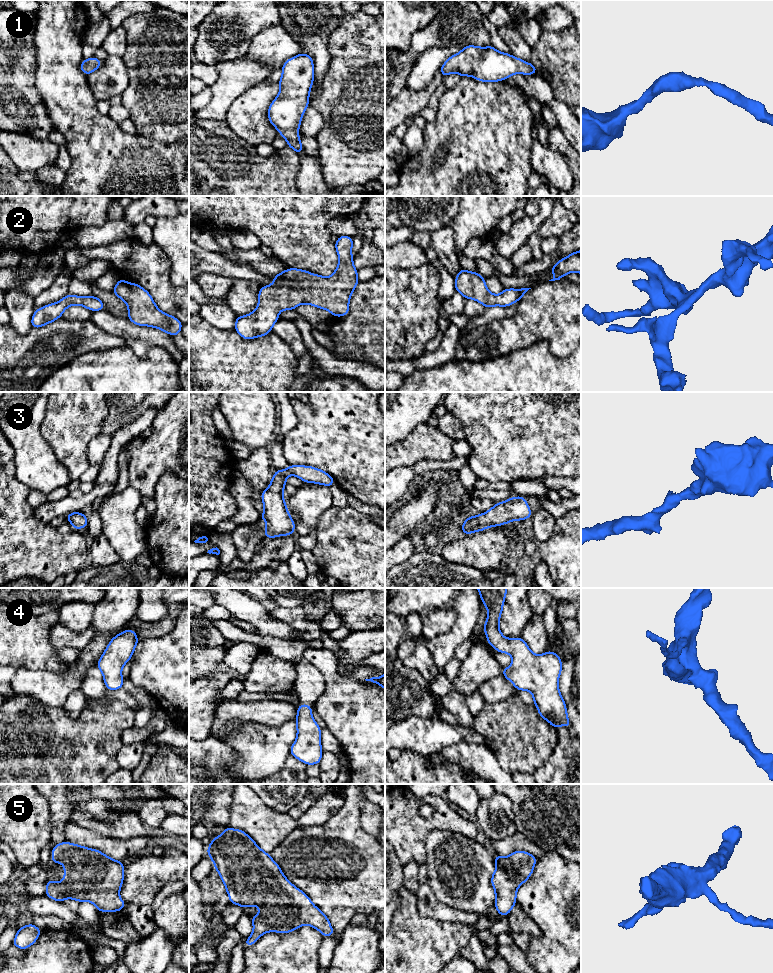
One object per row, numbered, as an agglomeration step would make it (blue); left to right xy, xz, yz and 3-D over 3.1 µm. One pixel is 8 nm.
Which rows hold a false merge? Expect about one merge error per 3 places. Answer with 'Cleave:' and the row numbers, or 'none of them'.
Cleave: none of them

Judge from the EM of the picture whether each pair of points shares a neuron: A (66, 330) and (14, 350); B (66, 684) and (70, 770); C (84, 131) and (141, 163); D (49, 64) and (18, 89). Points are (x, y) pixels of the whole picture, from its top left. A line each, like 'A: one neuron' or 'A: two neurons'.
A: one neuron
B: two neurons
C: one neuron
D: two neurons

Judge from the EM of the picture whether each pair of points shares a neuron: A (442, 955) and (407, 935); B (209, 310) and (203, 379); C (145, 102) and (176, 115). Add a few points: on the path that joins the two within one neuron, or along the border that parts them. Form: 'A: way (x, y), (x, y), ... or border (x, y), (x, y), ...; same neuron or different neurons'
A: way (433, 946), (418, 946), (416, 944); same neuron
B: border (202, 319), (215, 327), (230, 331); different neurons
C: way (153, 102), (163, 102), (168, 107); same neuron

